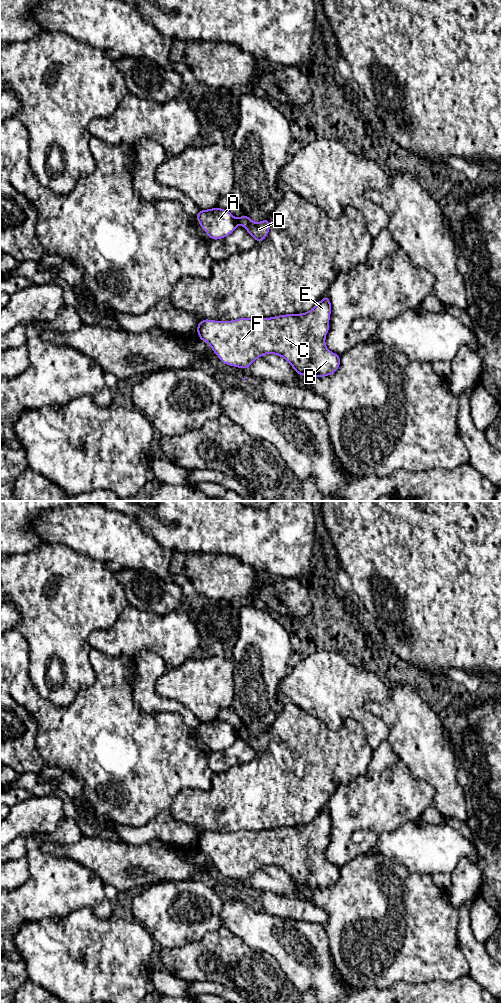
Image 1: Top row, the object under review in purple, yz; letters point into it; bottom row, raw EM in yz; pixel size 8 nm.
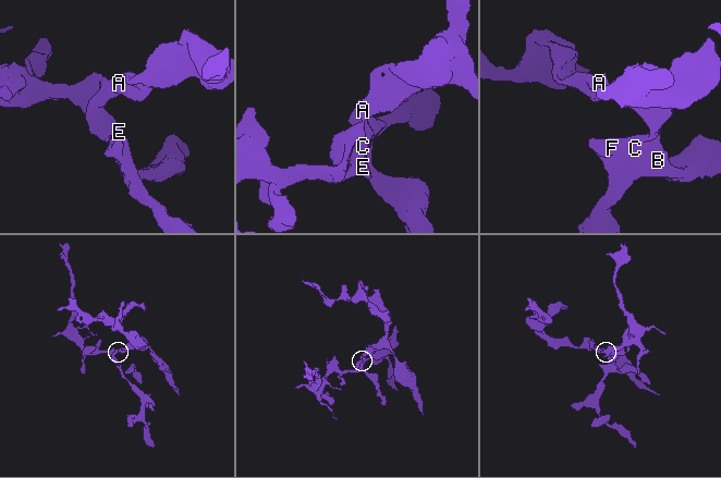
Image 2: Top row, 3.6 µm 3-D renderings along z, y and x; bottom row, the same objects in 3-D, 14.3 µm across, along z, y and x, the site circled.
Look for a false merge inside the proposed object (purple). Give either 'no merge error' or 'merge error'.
merge error

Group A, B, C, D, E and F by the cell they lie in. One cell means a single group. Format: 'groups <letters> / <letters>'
groups A / B C D E F

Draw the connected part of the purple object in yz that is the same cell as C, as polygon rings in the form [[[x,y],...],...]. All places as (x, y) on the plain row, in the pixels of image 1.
[[[327,807],[312,822],[302,826],[286,826],[271,830],[239,830],[232,833],[204,831],[198,835],[197,846],[211,858],[222,875],[247,881],[264,866],[283,869],[298,887],[324,889],[339,879],[341,869],[326,860],[331,815]]]

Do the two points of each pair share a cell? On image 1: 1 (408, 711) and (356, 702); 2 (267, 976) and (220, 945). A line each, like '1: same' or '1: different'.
1: different
2: same

